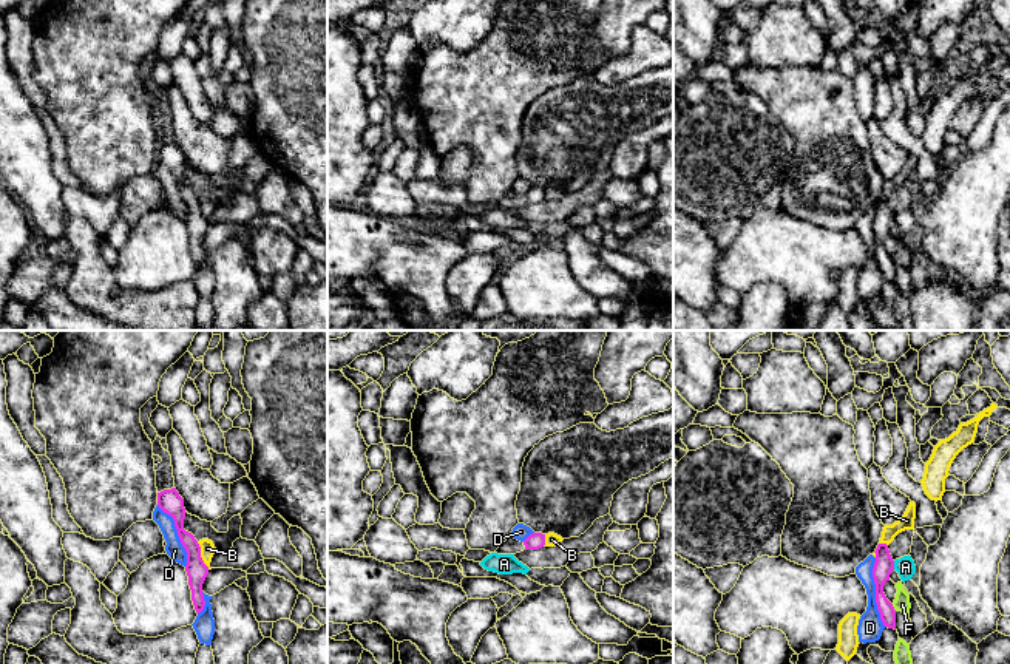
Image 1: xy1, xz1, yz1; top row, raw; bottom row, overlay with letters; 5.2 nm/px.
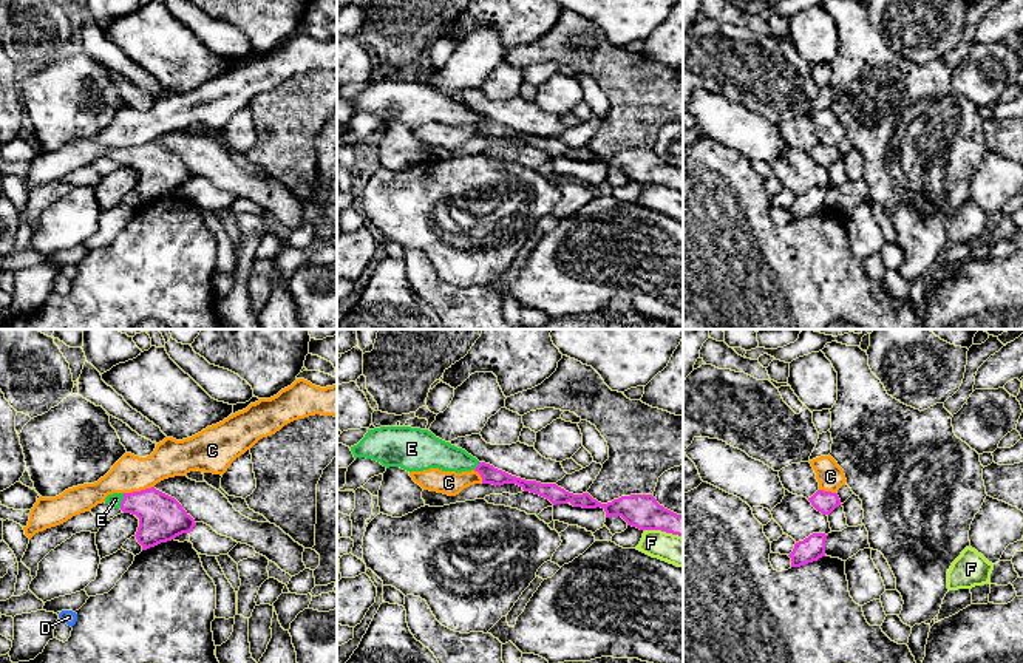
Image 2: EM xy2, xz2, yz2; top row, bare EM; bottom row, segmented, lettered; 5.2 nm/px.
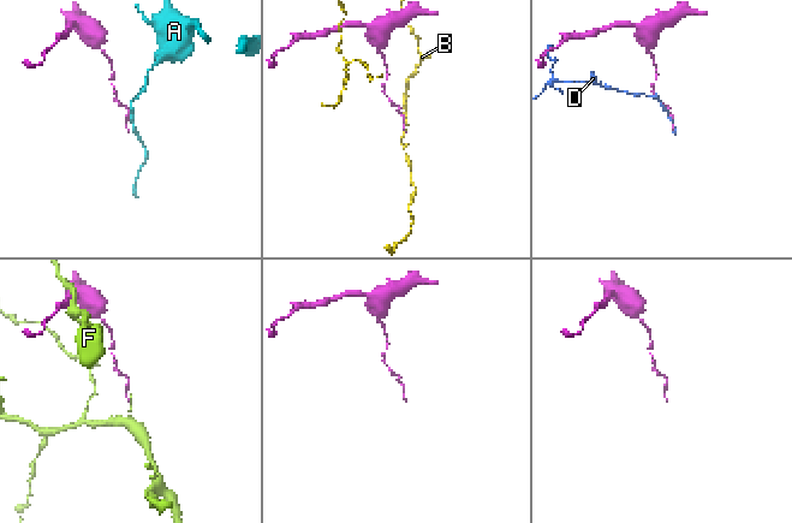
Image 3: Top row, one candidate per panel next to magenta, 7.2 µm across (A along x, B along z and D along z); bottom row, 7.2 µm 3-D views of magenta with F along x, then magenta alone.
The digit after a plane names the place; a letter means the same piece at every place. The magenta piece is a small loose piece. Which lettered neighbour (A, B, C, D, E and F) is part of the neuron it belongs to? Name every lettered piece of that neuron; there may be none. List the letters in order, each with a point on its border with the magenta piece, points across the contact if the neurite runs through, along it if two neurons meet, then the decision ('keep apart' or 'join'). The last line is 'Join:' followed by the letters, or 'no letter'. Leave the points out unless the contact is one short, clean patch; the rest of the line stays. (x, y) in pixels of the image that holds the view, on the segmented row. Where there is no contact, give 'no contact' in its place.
A: meets magenta in yz1 at (893, 565); border along yz1 (893, 561), (894, 569); keep apart
B: meets magenta in xy1 at (199, 556); border along xy1 (196, 542), (201, 559), (209, 569); keep apart
C: meets magenta in xy2 at (138, 492); border along xy2 (153, 486), (124, 493); keep apart
D: meets magenta in yz1 at (876, 592); keep apart
E: meets magenta in xy2 at (122, 501); runs through xy2 (161, 518), (147, 504), (122, 501), (115, 499); join
F: meets magenta in xz2 at (663, 530); keep apart
Join: E

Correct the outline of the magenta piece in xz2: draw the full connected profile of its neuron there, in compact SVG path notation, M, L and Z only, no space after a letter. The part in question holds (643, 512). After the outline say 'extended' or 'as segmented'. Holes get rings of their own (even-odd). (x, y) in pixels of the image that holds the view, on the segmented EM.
M380 427L368 430L365 437L354 447L351 447L354 457L366 457L380 462L383 467L400 467L406 471L423 471L430 468L439 468L442 471L478 471L482 478L482 484L504 485L516 484L524 491L530 491L549 499L553 505L570 502L573 507L596 508L601 507L606 512L606 518L621 516L627 525L640 530L661 530L666 533L678 535L683 538L683 515L677 515L657 502L652 495L630 495L613 499L612 502L601 504L593 499L589 493L573 495L558 487L556 484L541 484L536 481L525 481L512 476L502 470L495 468L490 464L479 462L476 457L468 454L465 450L451 445L436 437L428 430L411 428L411 427Z; extended

